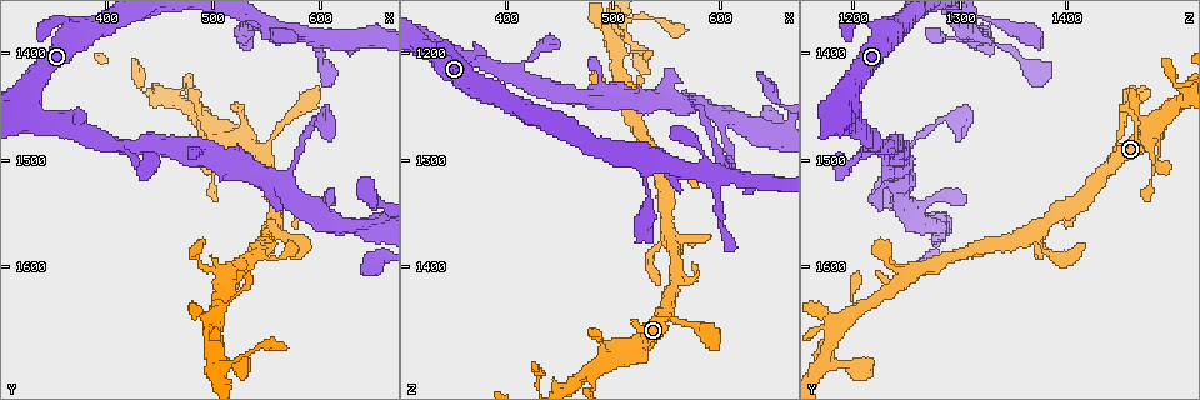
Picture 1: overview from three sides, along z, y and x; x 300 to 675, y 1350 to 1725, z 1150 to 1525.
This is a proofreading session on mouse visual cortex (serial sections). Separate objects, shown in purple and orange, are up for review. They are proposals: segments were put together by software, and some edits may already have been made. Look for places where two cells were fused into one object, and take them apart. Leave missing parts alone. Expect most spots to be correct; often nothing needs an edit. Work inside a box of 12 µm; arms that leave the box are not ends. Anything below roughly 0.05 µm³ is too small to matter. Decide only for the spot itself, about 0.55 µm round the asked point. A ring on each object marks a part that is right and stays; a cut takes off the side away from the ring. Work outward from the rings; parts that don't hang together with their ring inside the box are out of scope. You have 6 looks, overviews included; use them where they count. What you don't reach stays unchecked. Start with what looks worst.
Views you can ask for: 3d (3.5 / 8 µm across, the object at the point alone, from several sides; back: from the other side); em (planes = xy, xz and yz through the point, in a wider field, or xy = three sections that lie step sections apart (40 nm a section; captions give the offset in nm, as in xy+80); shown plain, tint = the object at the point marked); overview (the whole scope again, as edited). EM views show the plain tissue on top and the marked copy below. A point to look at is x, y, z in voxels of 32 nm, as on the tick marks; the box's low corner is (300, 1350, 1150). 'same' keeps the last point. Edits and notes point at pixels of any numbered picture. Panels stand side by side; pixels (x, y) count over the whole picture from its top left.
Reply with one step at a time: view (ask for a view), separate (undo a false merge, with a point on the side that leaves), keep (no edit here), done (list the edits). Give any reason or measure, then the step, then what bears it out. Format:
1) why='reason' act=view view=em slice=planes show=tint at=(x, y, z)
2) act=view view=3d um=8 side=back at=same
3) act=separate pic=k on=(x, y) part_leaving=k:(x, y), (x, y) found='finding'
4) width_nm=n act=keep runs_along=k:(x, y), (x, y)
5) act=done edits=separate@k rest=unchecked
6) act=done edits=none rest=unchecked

why='sudden change in width' act=view view=3d um=3.5 at=(498, 1468, 1486)

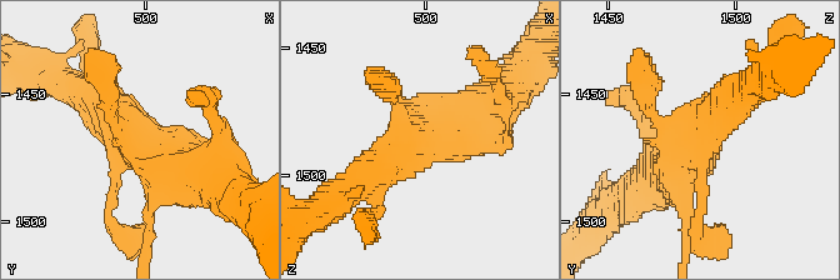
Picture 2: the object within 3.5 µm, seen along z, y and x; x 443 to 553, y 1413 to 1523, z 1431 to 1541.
arms=4 arm_widths_nm=100,150,500,600 act=view view=em slice=xy step=3 show=tint at=(500, 1469, 1484)

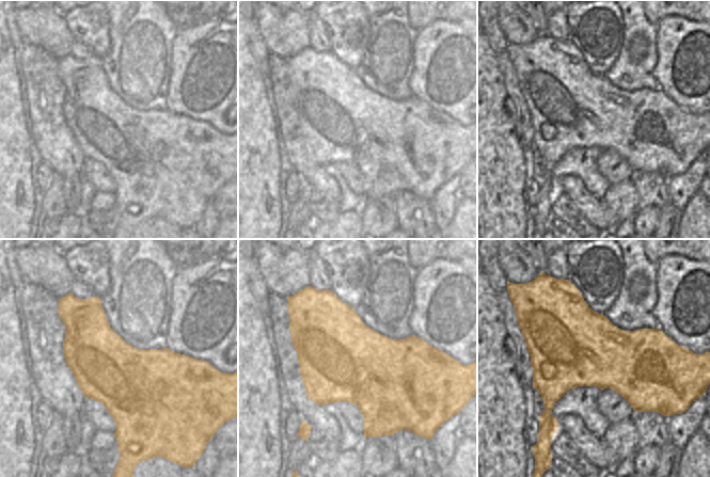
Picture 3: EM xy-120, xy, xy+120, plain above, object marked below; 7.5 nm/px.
width_nm=650 act=keep runs_along=2:(210, 170), (173, 170), (84, 93) found='all the same cell'

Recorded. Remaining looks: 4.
act=view view=3d um=3.5 at=(542, 1588, 1300)

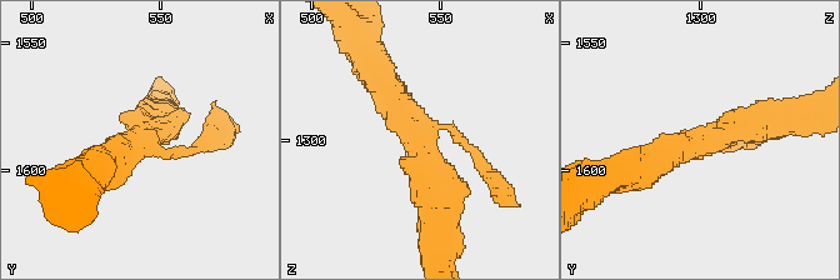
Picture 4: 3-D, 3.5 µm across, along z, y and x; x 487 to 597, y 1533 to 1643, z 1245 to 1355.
why='need the tissue' act=view view=em slice=xy step=3 show=tint at=(541, 1587, 1301)

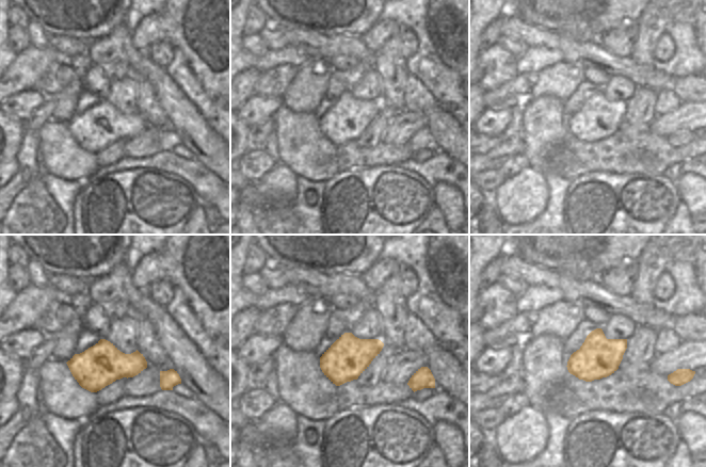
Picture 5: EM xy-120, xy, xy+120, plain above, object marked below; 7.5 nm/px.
width_nm=320 act=keep runs_along=4:(435, 211), (424, 150), (378, 78) found='one cell here'

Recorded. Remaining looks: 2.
why='thick turns thin' act=view view=3d um=3.5 at=(428, 1428, 1504)

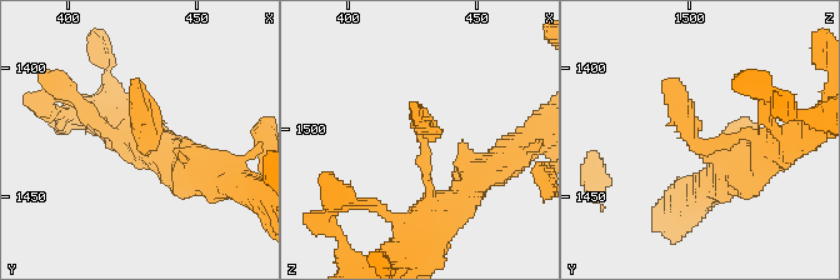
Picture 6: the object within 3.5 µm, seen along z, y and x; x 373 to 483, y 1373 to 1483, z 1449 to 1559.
why='need the tissue' act=view view=em slice=xy step=5 show=tint at=(430, 1430, 1505)

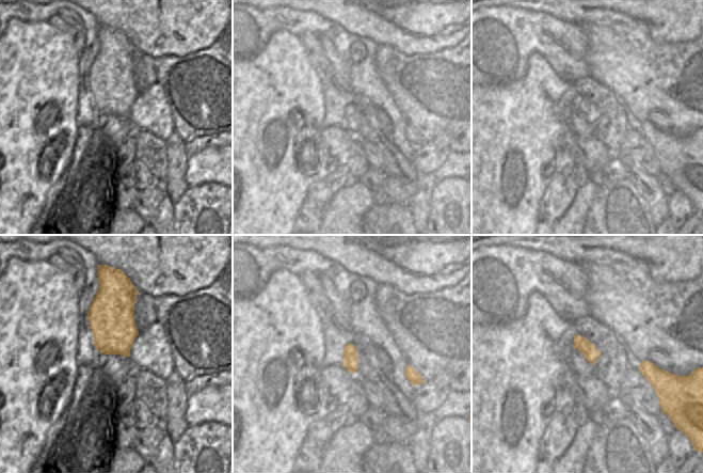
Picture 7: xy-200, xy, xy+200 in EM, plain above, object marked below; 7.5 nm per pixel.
act=keep runs_along=6:(751, 169), (745, 134), (694, 141), (665, 80) found='all the same cell'

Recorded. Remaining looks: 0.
act=done edits=none rest=unchecked

